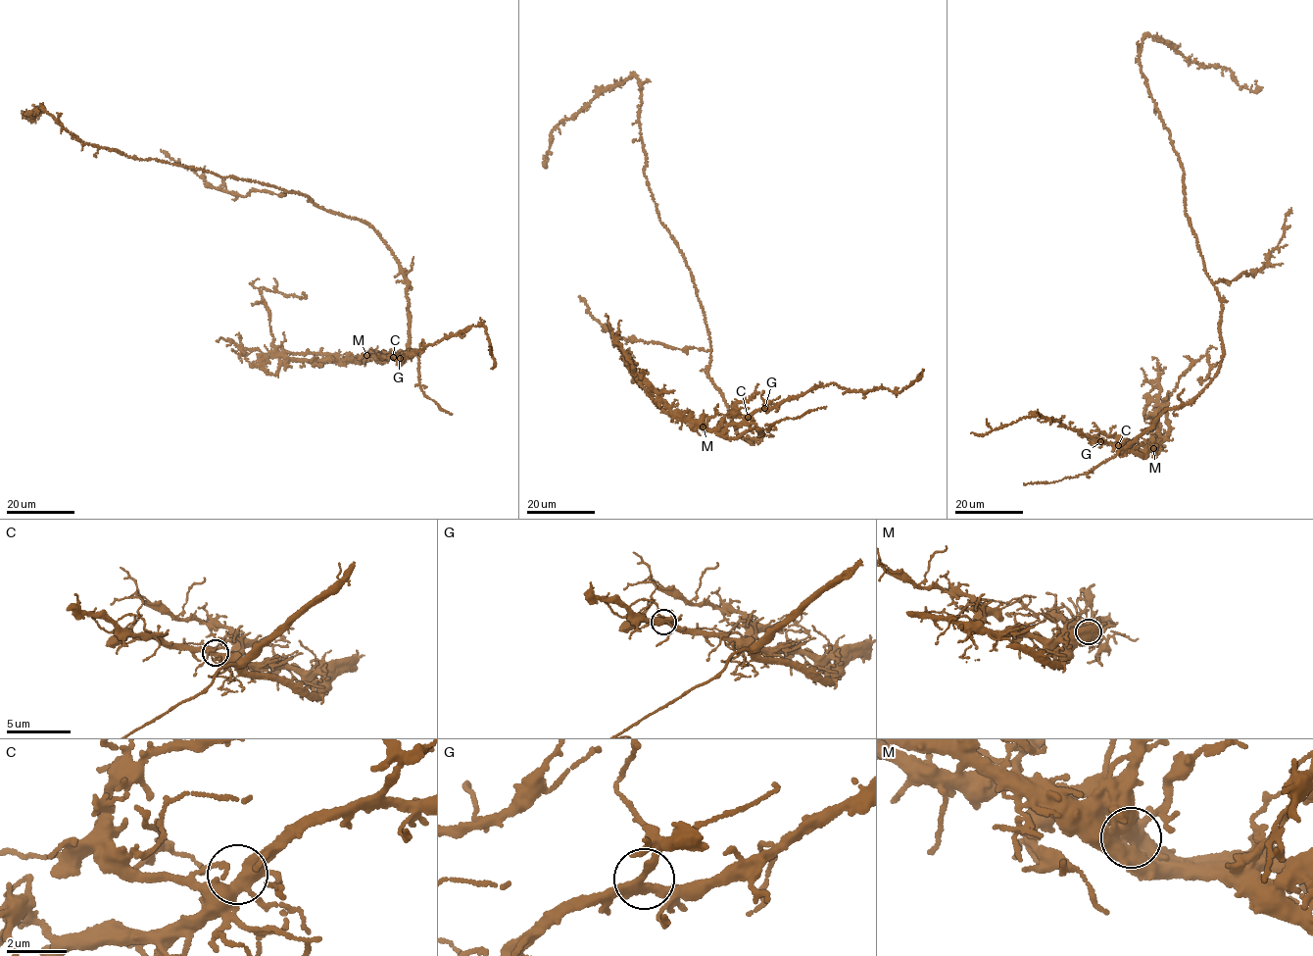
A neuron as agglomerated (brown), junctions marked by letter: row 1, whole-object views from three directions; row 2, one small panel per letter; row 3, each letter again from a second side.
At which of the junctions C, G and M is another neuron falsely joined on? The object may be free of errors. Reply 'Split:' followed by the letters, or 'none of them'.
Split: M

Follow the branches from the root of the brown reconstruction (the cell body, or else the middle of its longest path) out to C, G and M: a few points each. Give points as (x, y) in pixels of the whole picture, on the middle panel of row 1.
C: (708, 375), (723, 395), (738, 433), (754, 440), (762, 432), (758, 434), (756, 428), (751, 428), (748, 417)
G: (708, 375), (723, 395), (732, 423), (744, 438), (760, 436), (762, 432), (758, 434), (747, 422), (764, 408)
M: (708, 375), (723, 395), (739, 435), (754, 440), (762, 432), (758, 434), (753, 428), (728, 437), (703, 427)

